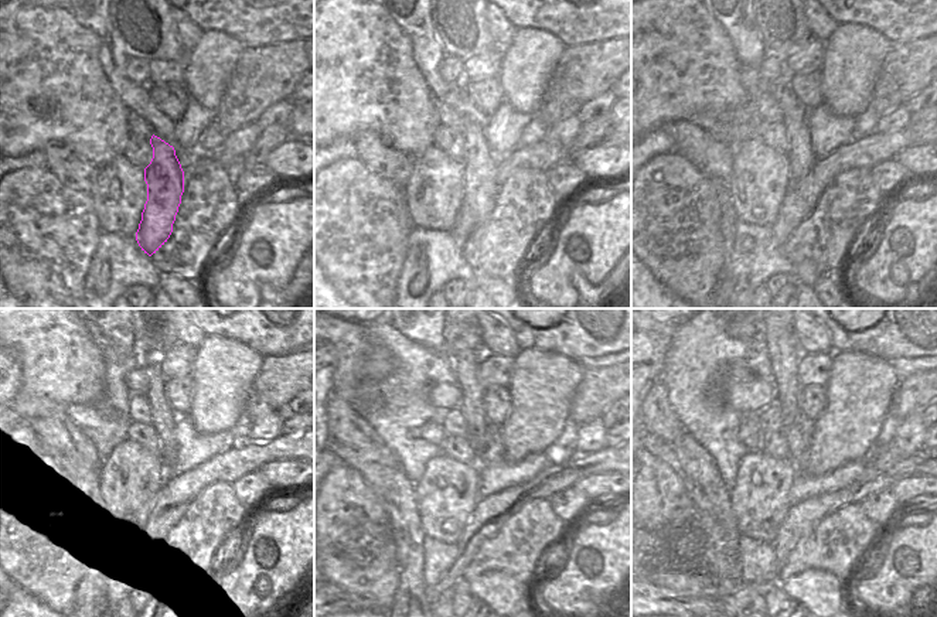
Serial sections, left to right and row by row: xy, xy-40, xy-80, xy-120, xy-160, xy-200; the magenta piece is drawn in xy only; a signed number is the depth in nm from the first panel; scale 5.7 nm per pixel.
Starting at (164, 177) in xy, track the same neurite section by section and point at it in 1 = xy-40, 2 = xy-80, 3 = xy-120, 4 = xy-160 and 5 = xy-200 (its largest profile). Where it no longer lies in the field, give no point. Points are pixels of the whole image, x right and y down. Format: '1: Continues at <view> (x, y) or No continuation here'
1: Continues at xy-40 (481, 187)
2: Continues at xy-80 (798, 152)
3: Continues at xy-120 (153, 408)
4: Continues at xy-160 (464, 361)
5: Continues at xy-200 (782, 343).

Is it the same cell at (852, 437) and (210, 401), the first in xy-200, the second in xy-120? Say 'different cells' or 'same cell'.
same cell

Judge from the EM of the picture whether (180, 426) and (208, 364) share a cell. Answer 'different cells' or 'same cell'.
different cells

